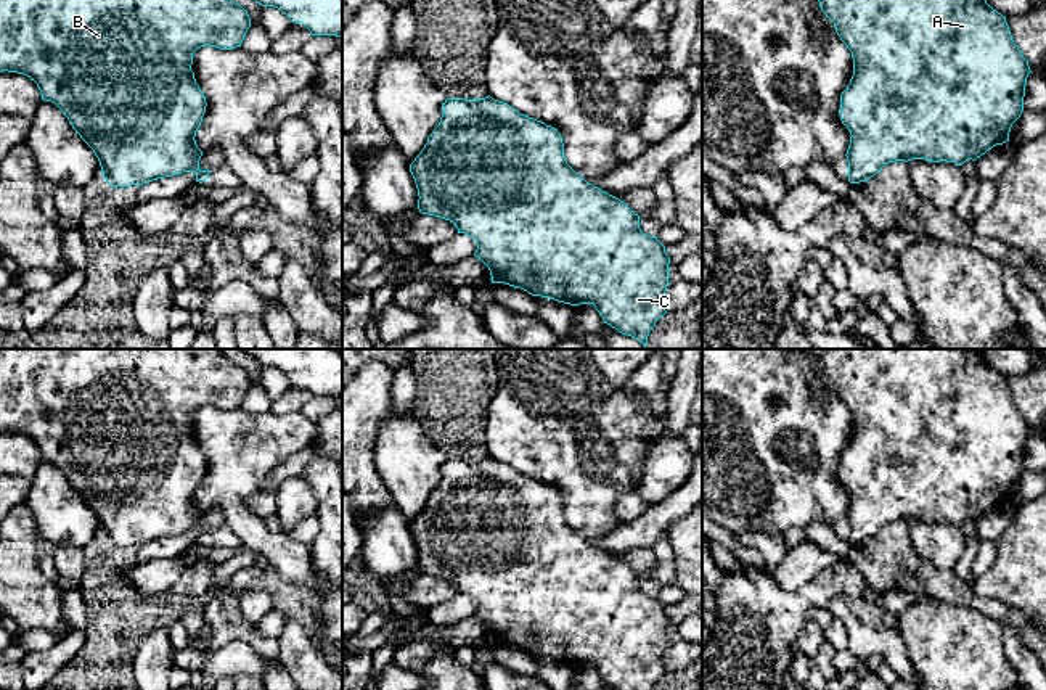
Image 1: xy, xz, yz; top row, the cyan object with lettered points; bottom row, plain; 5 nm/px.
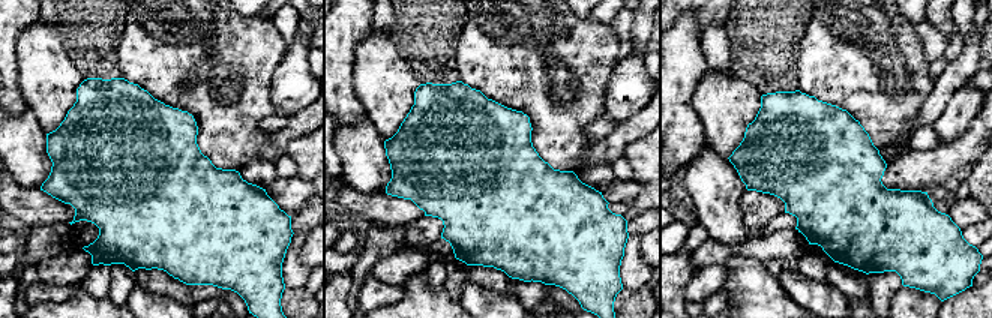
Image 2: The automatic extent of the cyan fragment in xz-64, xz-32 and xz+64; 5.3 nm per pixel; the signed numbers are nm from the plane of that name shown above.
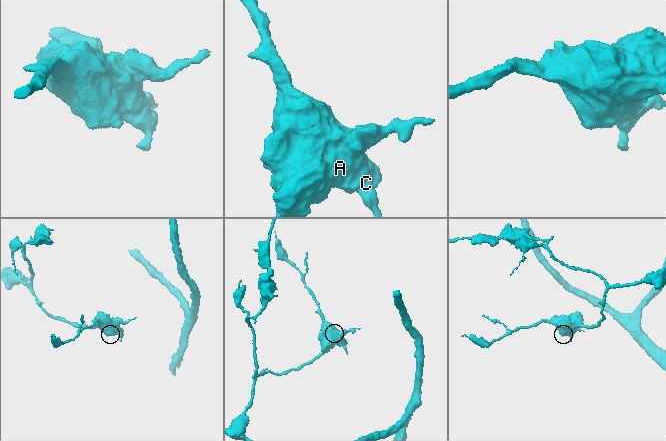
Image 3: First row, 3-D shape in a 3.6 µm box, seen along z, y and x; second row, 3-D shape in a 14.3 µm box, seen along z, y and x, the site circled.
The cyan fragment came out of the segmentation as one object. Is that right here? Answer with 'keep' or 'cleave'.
keep

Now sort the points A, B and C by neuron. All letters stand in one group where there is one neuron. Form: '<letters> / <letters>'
A B C

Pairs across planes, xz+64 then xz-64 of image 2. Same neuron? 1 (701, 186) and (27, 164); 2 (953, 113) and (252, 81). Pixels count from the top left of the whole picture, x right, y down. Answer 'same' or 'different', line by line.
1: same
2: different

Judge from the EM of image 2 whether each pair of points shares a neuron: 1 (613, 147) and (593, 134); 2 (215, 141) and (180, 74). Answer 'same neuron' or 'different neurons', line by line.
1: different neurons
2: same neuron

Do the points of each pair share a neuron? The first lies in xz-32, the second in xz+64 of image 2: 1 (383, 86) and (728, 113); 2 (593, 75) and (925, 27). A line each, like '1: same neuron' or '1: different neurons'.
1: same neuron
2: different neurons

